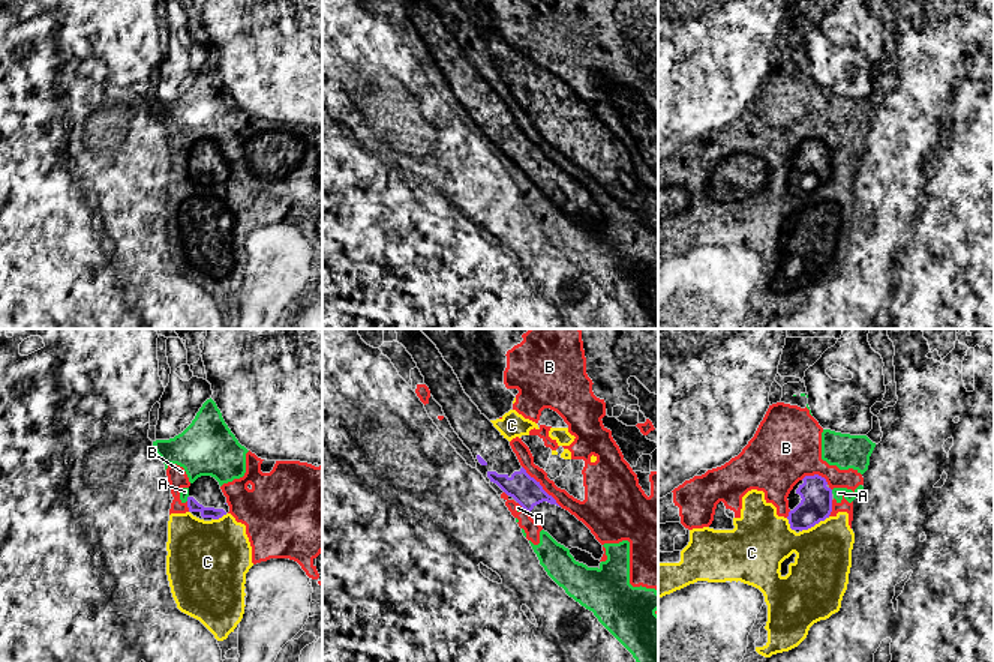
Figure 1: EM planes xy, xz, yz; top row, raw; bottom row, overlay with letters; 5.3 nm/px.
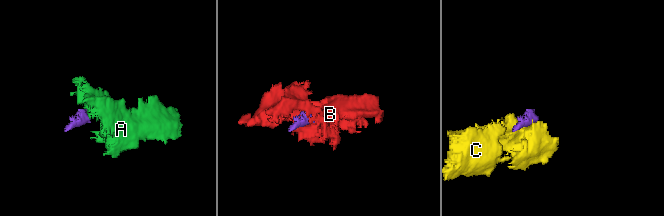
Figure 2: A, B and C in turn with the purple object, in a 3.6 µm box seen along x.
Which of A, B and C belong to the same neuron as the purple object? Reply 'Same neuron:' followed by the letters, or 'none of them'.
Same neuron: none of them

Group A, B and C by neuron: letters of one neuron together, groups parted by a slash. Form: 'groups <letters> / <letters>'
groups A / B C

